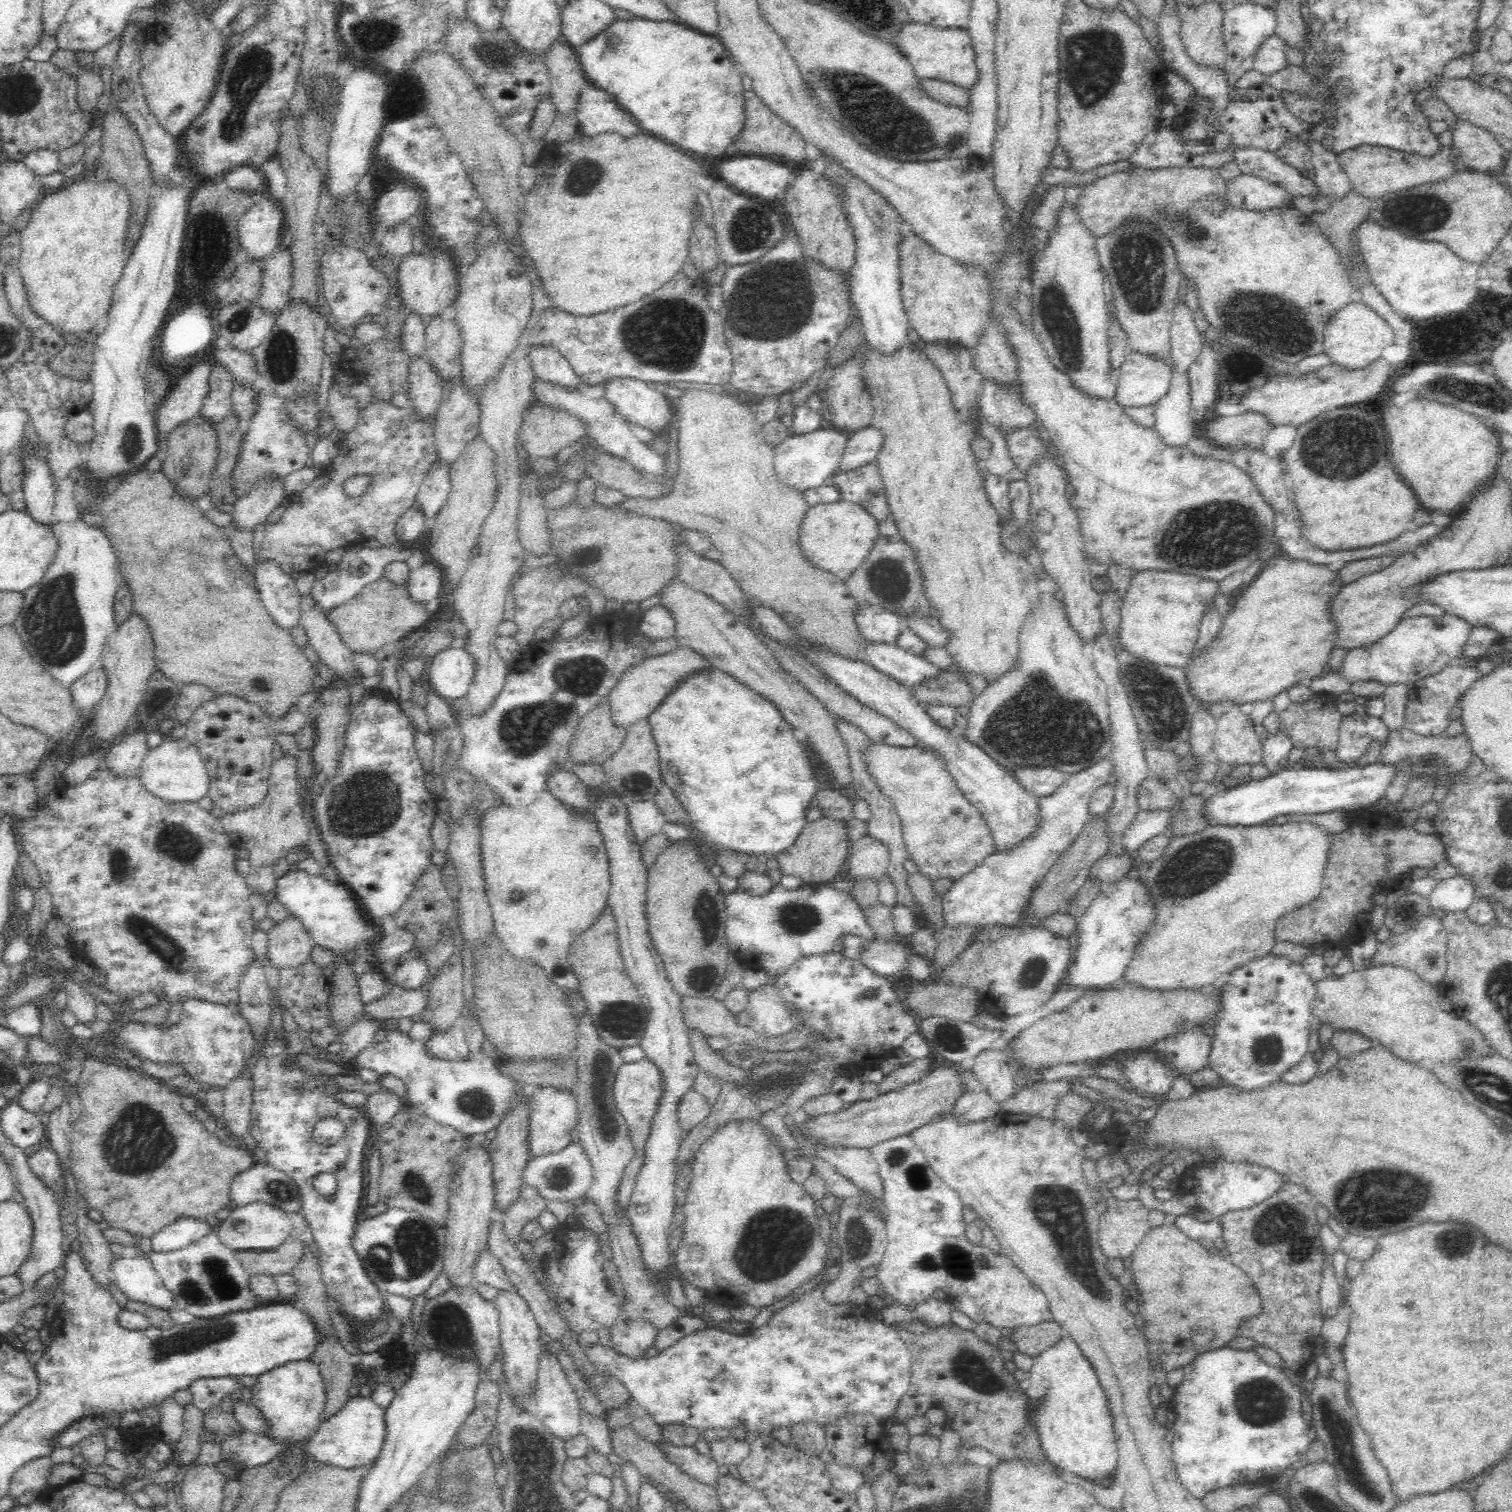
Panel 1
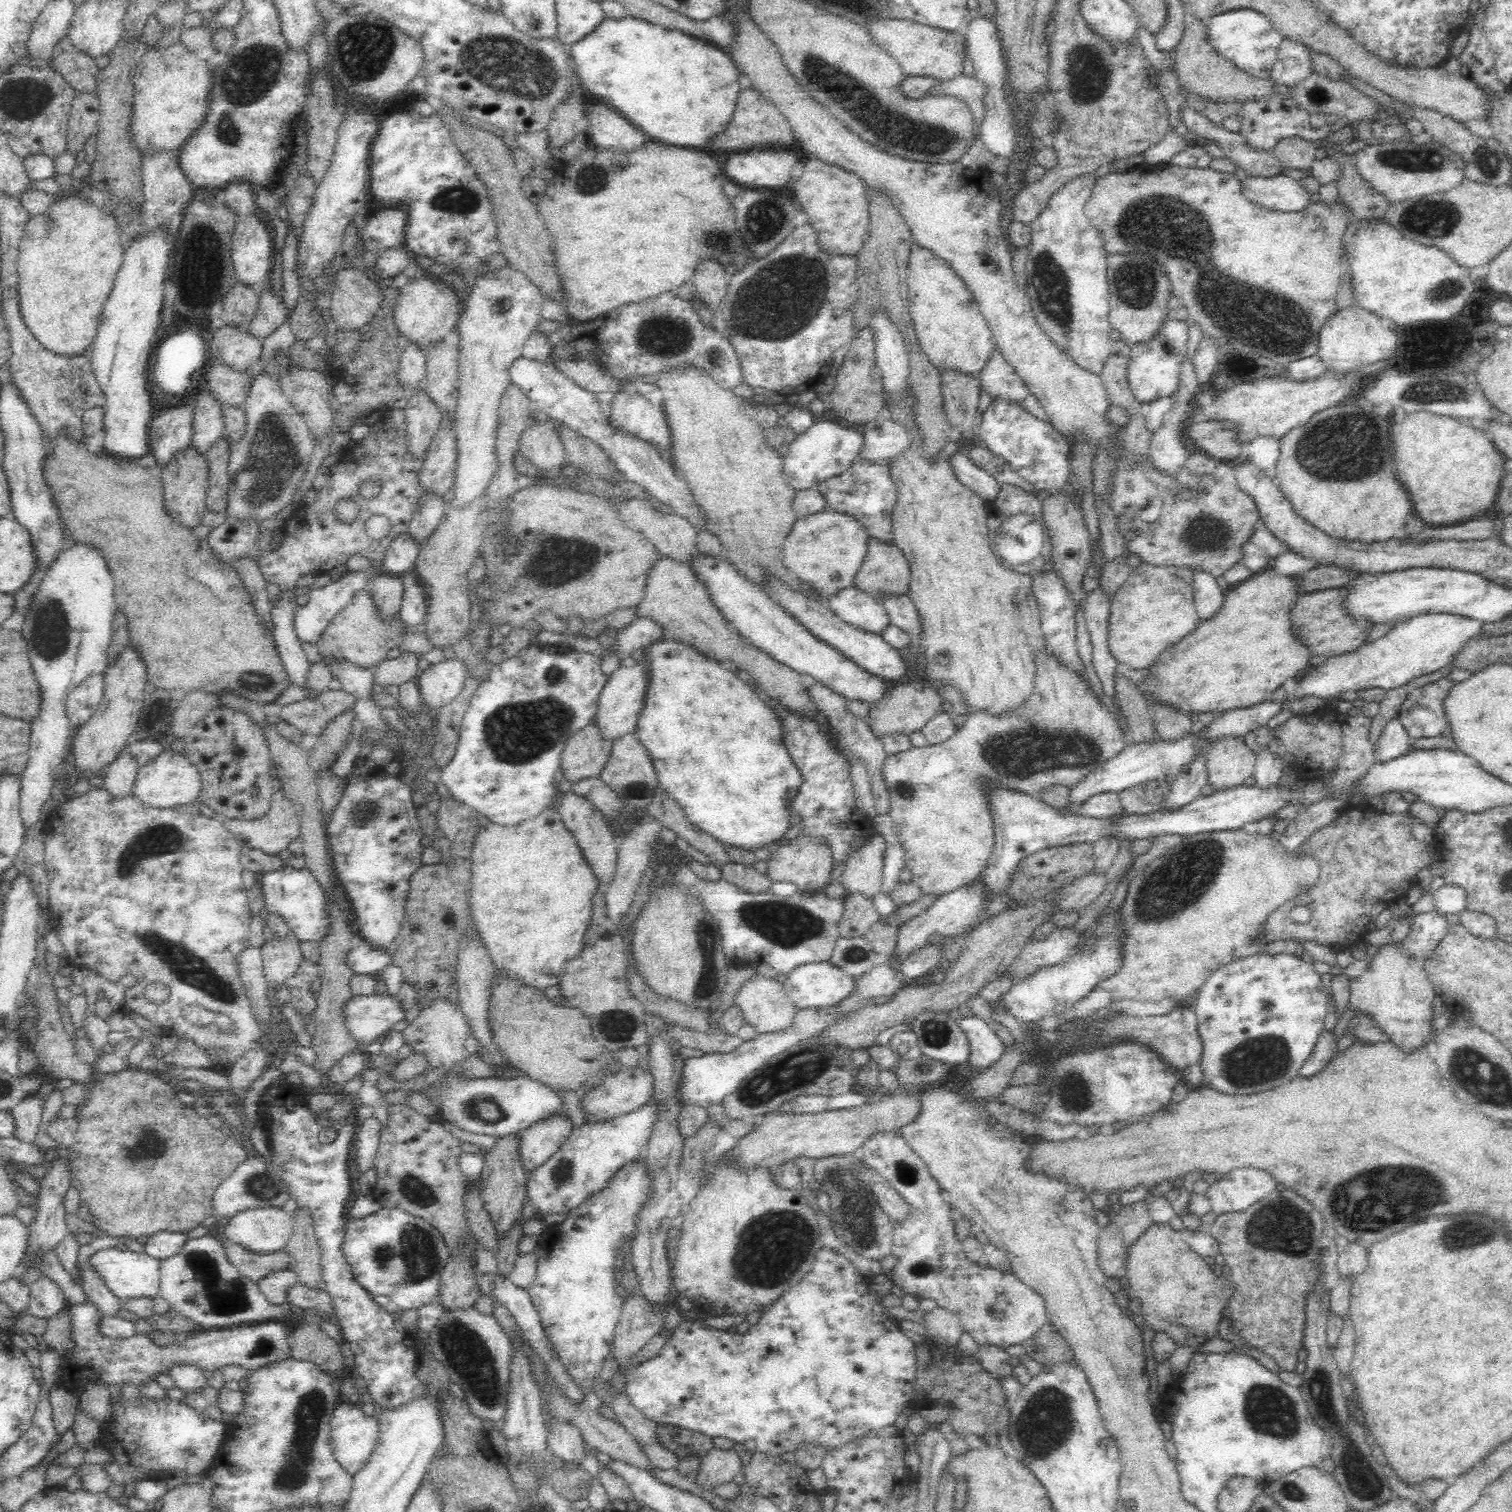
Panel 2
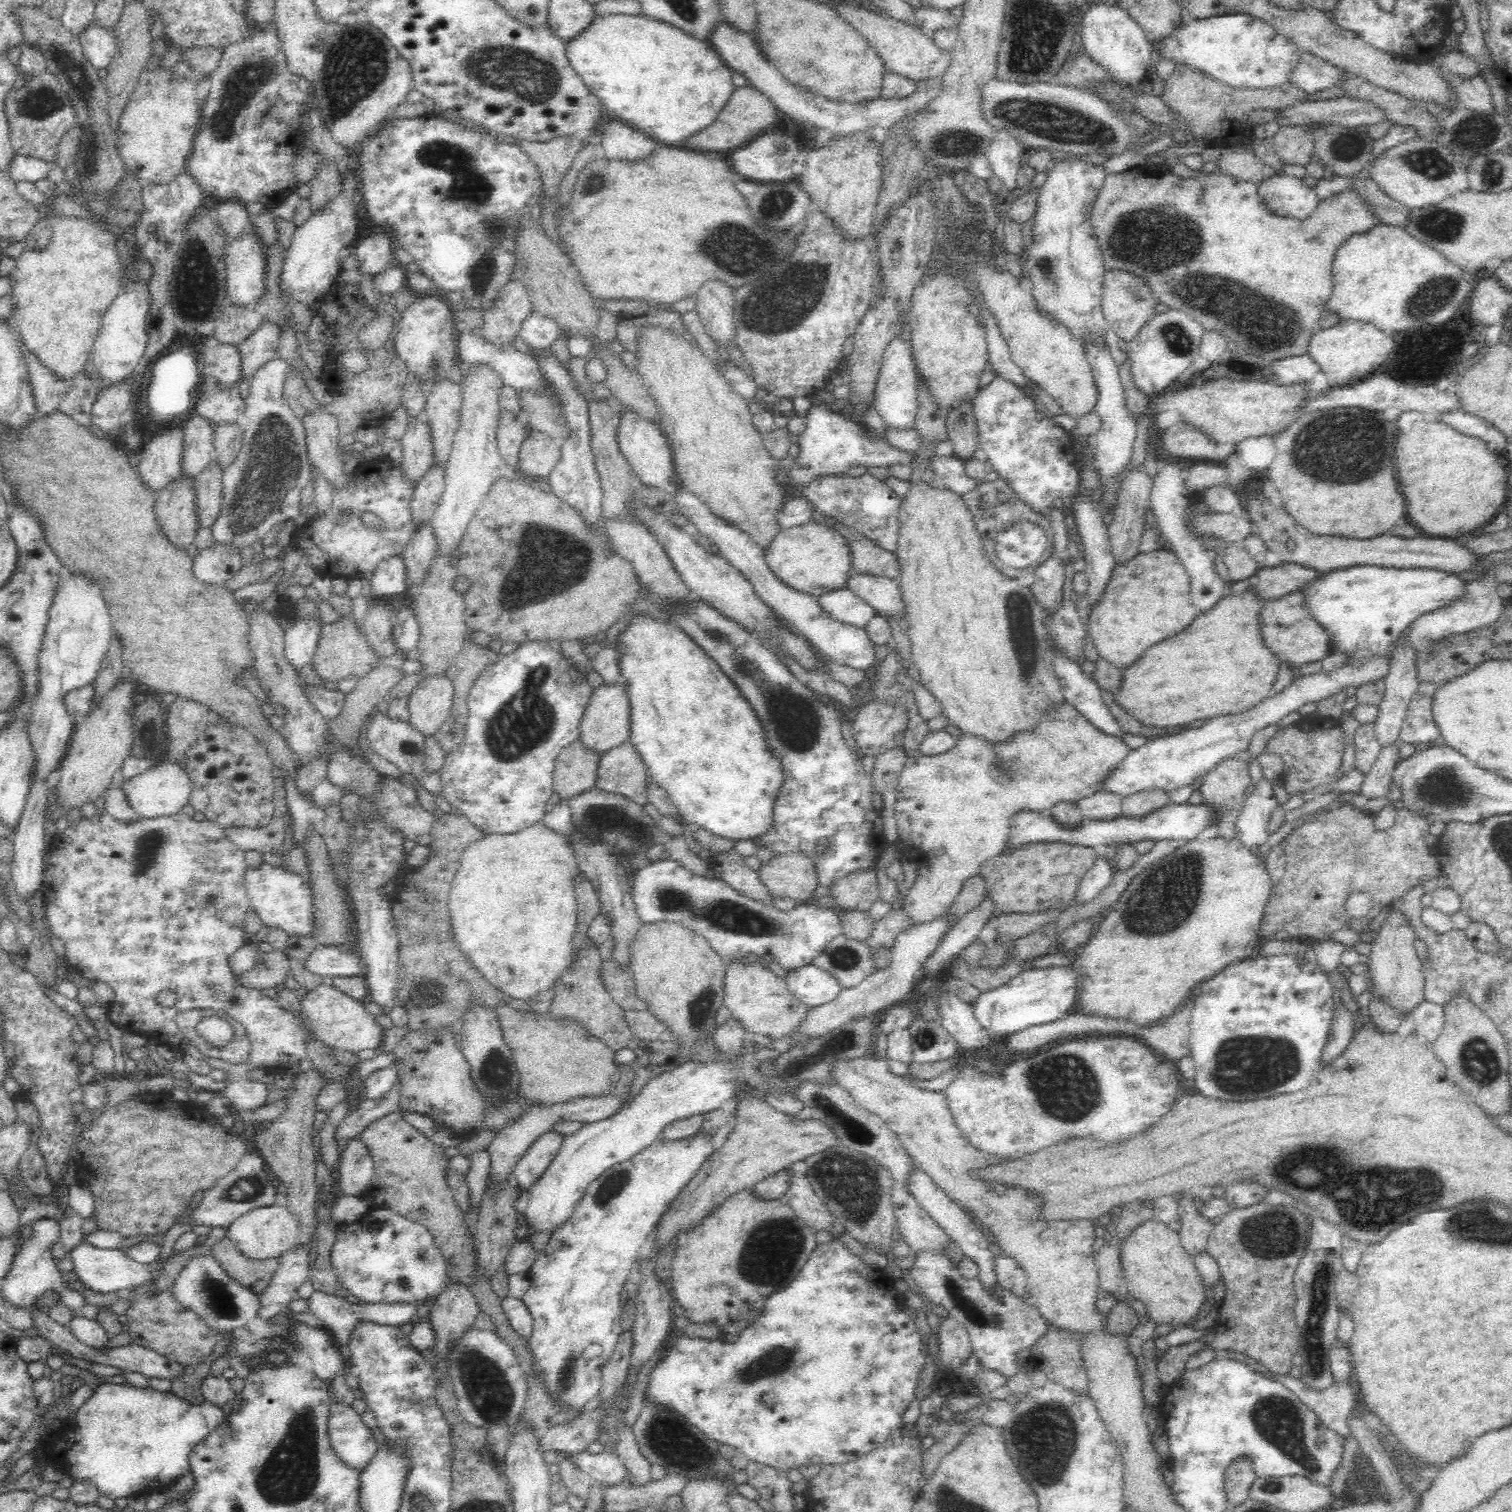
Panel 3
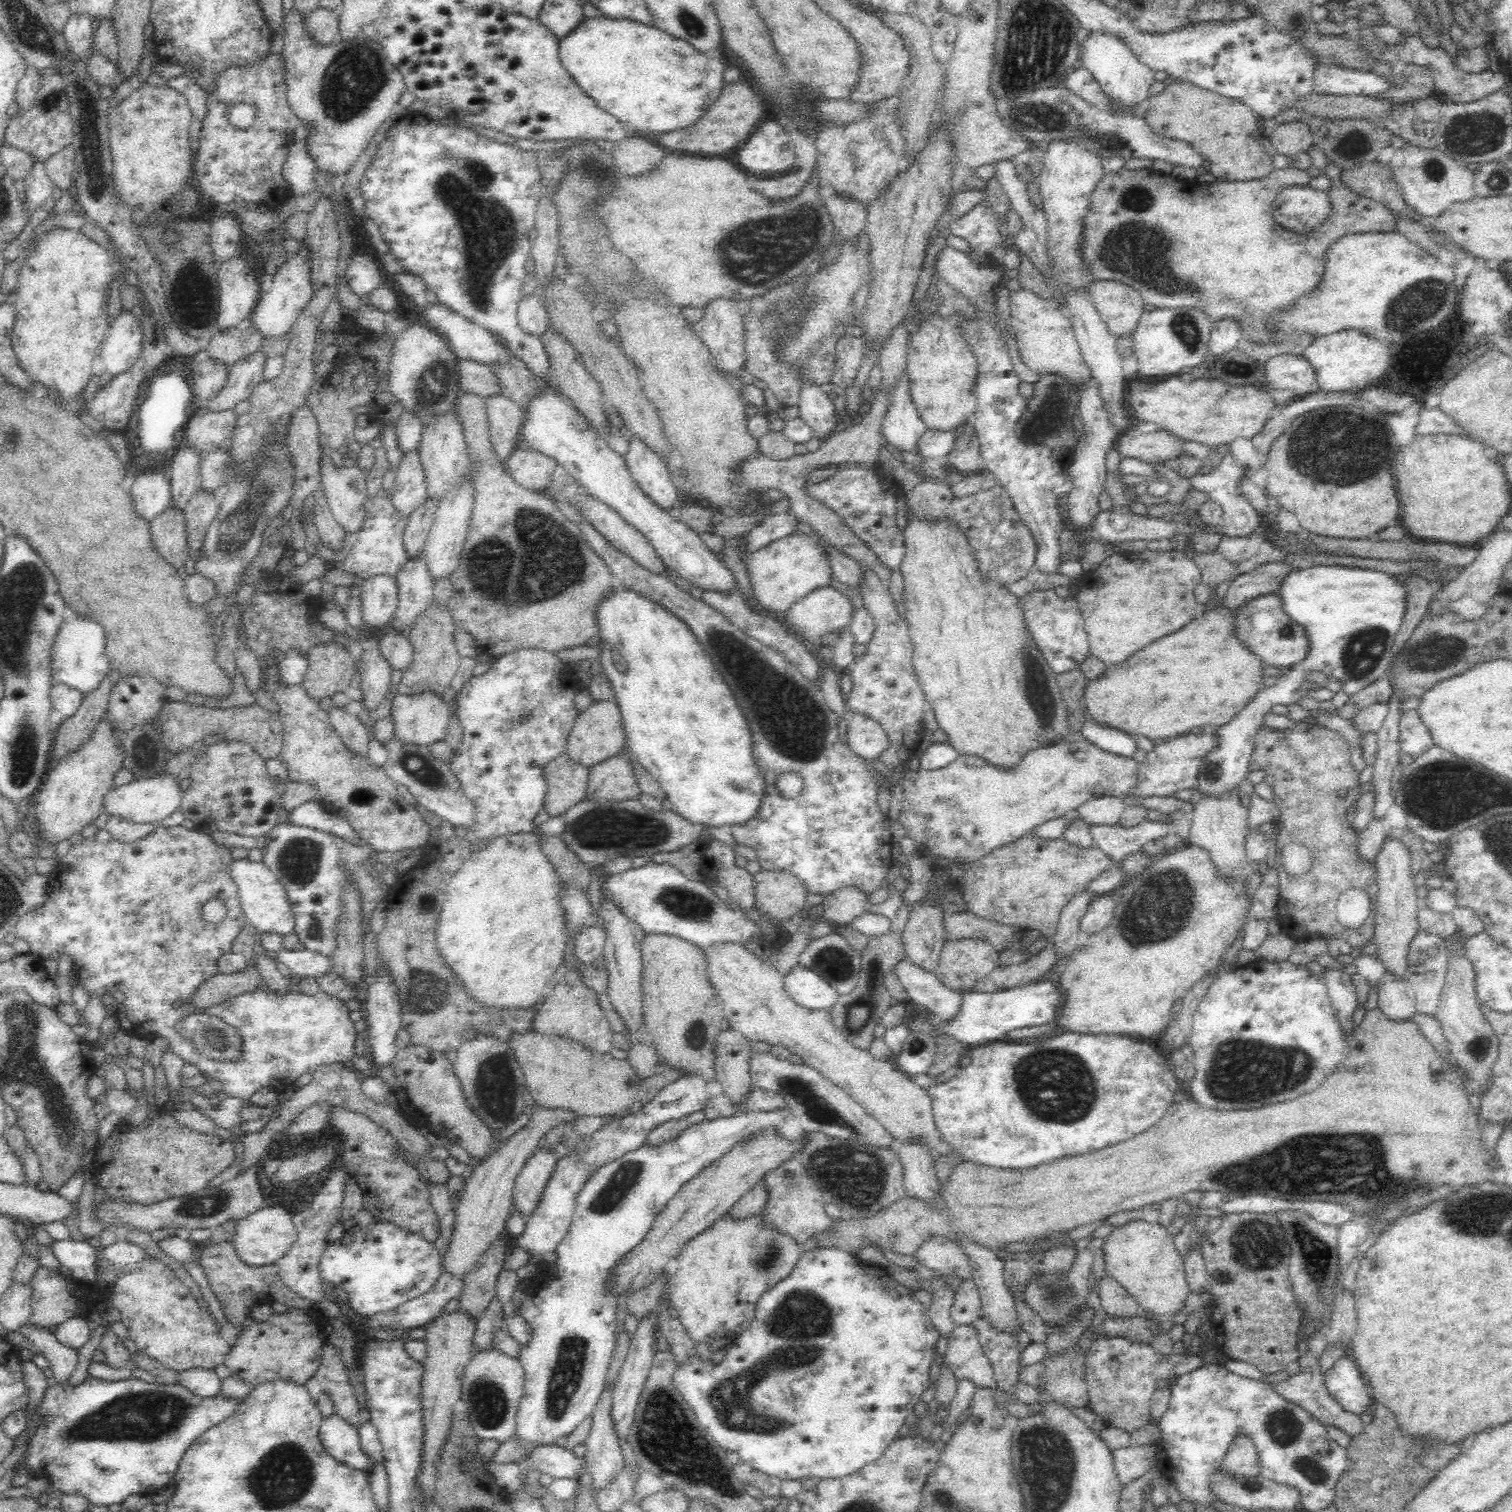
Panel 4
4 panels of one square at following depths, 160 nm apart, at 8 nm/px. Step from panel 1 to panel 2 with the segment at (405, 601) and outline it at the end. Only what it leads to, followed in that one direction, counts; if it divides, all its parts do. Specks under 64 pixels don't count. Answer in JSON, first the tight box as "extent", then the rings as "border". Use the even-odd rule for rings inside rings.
{"extent":[316,590,405,668],"border":[[[358,590],[348,606],[343,608],[328,623],[316,643],[322,662],[330,657],[342,657],[364,668],[373,668],[385,660],[385,655],[391,649],[396,649],[400,636],[405,633],[405,624],[399,613],[391,617],[382,617],[378,611],[372,593],[367,590]]]}

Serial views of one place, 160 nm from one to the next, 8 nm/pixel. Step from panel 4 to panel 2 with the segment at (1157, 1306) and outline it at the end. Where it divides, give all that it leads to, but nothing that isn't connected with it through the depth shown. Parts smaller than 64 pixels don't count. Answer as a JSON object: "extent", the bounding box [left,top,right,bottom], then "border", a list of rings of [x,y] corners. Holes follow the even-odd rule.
{"extent":[1126,1223,1236,1353],"border":[[[1153,1223],[1148,1230],[1130,1246],[1128,1250],[1126,1280],[1129,1282],[1130,1292],[1139,1299],[1141,1306],[1140,1319],[1146,1321],[1150,1331],[1166,1333],[1172,1338],[1174,1345],[1188,1346],[1190,1352],[1196,1353],[1204,1344],[1212,1338],[1219,1336],[1219,1325],[1223,1322],[1222,1310],[1230,1306],[1232,1296],[1236,1294],[1236,1288],[1232,1280],[1220,1270],[1214,1270],[1202,1260],[1198,1254],[1187,1243],[1183,1229],[1175,1223],[1156,1224]]]}

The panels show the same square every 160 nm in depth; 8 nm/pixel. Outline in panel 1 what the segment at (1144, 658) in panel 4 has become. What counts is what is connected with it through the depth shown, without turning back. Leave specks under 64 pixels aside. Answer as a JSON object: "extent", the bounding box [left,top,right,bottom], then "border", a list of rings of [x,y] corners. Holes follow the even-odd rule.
{"extent":[1188,553,1345,704],"border":[[[1281,553],[1272,556],[1264,564],[1256,580],[1246,586],[1229,605],[1218,640],[1212,644],[1206,656],[1192,662],[1192,674],[1188,674],[1190,689],[1200,702],[1211,704],[1223,698],[1236,699],[1238,703],[1255,703],[1284,692],[1298,685],[1302,678],[1320,676],[1324,666],[1330,662],[1332,652],[1337,649],[1338,625],[1334,619],[1332,602],[1345,584],[1340,571],[1332,570],[1324,563],[1286,558]]]}

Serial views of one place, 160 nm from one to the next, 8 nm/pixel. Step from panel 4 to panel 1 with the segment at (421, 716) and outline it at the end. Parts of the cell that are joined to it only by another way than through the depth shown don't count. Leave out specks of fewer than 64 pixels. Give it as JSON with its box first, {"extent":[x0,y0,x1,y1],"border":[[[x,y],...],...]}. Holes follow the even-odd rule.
{"extent":[424,648,476,701],"border":[[[446,648],[436,653],[424,681],[432,683],[436,692],[451,701],[463,698],[476,674],[476,657],[465,648]]]}

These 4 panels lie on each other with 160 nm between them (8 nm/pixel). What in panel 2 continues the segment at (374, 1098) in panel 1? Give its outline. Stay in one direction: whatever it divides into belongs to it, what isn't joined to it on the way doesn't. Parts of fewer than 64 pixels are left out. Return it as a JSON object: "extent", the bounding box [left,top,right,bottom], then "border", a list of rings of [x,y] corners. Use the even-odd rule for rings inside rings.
{"extent":[355,1114,384,1174],"border":[[[373,1114],[358,1124],[355,1134],[355,1148],[357,1149],[355,1162],[357,1172],[362,1174],[373,1167],[373,1160],[376,1158],[379,1148],[380,1134],[384,1127]]]}

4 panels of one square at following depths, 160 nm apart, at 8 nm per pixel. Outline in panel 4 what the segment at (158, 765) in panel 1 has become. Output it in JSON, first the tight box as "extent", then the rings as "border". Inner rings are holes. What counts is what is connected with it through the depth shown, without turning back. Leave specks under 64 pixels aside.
{"extent":[103,771,182,824],"border":[[[163,771],[156,776],[136,777],[130,782],[114,786],[107,796],[104,796],[103,810],[106,814],[116,813],[136,822],[159,824],[172,812],[179,810],[182,796],[180,780],[176,775]]]}

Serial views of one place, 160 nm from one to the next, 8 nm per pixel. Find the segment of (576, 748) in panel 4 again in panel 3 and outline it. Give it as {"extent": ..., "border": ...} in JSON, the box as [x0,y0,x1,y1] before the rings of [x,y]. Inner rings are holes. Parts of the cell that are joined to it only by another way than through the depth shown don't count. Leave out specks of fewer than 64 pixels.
{"extent":[579,680,630,752],"border":[[[626,680],[615,683],[603,682],[594,689],[579,729],[579,738],[584,741],[584,745],[602,752],[610,750],[613,746],[618,746],[630,738],[630,693],[628,693]]]}

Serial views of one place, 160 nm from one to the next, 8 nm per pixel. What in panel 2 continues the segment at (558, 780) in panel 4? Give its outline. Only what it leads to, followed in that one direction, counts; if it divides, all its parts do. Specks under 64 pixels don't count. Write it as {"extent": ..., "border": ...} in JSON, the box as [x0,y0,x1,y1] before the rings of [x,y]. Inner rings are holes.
{"extent":[559,721,615,782],"border":[[[592,721],[568,738],[559,768],[570,782],[598,776],[612,754],[614,742],[615,739],[604,737]]]}

